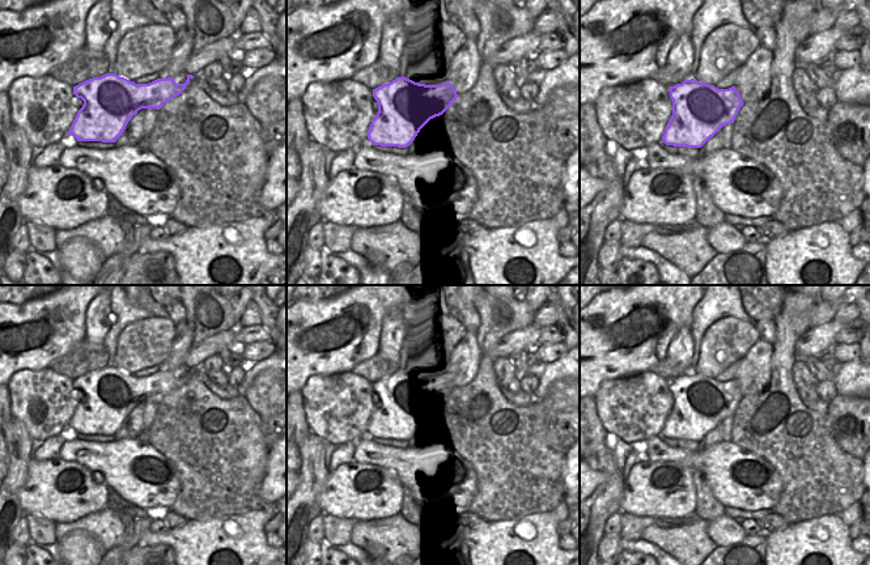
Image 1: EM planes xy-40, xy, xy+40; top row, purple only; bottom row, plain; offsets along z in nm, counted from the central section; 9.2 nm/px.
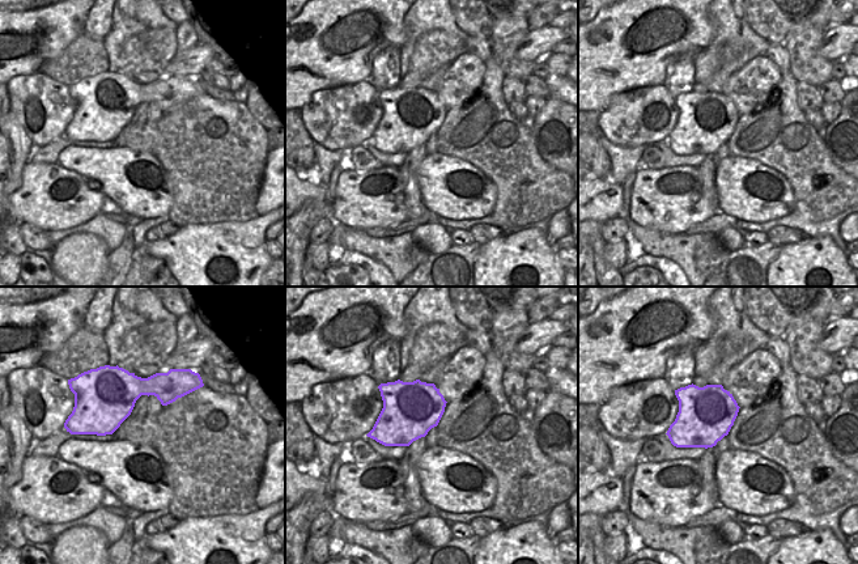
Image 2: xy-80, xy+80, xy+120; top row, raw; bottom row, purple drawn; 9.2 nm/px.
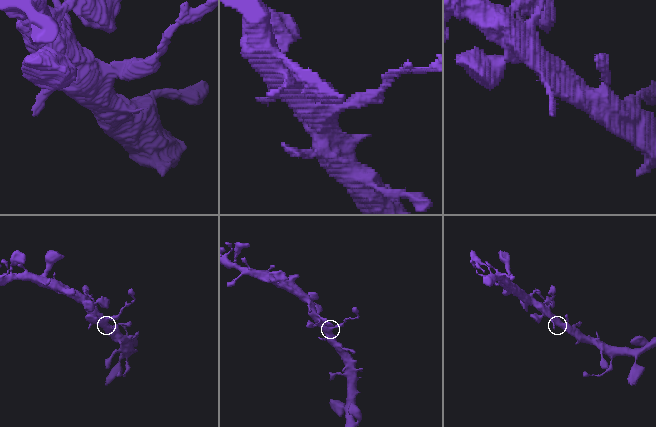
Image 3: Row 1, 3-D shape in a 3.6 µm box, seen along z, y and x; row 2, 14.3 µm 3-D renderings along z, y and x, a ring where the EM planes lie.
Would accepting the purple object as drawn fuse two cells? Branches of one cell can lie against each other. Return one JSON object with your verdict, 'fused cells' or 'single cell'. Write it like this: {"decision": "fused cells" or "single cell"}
{"decision": "fused cells"}

